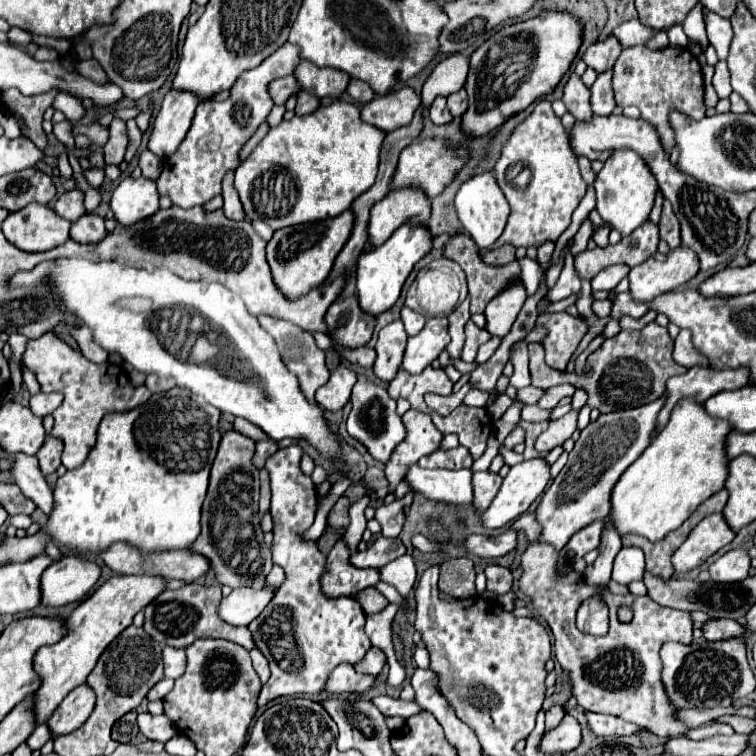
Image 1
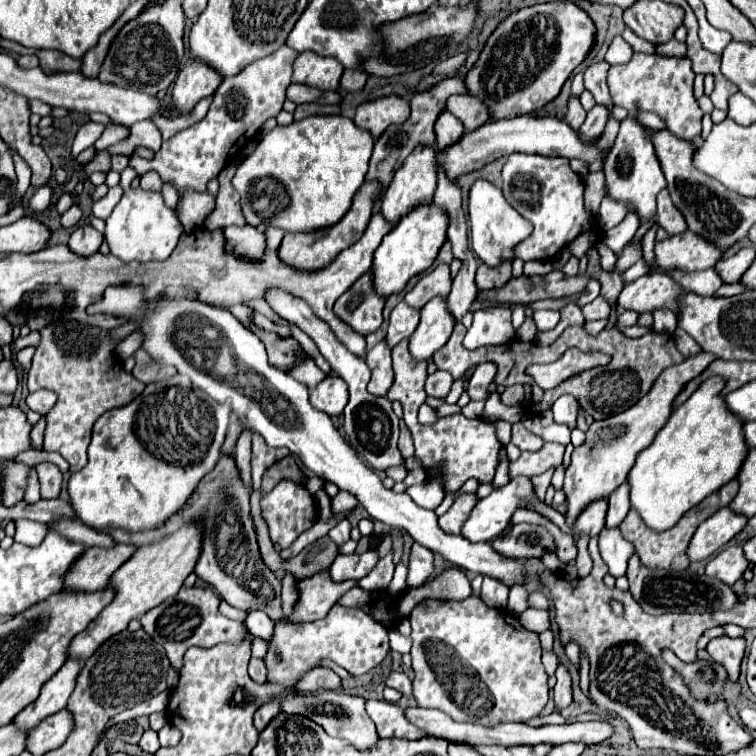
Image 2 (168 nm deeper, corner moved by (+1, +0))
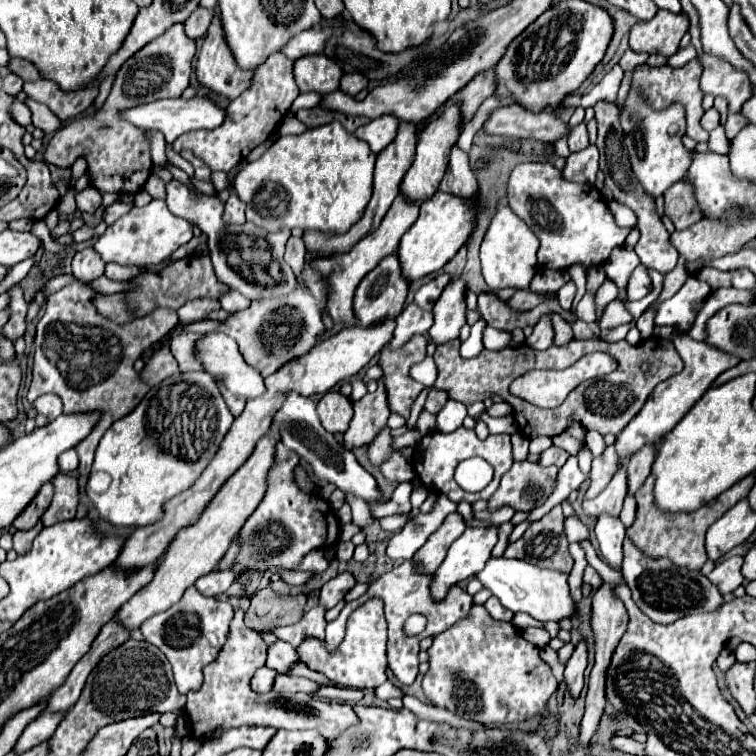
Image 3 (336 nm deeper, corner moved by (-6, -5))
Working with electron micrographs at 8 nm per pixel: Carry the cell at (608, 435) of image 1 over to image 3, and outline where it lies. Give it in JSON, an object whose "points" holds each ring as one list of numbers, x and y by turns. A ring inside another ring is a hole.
{"points":[[677,335,673,339,673,345,677,349,677,353,681,355,685,367,679,375,671,377,671,381,659,385,659,389,655,389,655,393,651,393,651,397,647,399,647,403,643,405,641,413,627,425,627,429,623,429,623,433,619,433,617,437,617,453,621,457,621,465,629,461,629,457,633,453,637,453,645,443,657,443,661,441,661,437,671,431,671,427,699,401,699,397,711,387,711,383,729,367,735,367,741,359,735,355,729,355,709,343,701,343,701,341,691,341,687,335]]}

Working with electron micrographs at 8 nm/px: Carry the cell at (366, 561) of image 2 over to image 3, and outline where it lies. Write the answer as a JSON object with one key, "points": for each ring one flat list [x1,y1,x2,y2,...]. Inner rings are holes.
{"points":[[339,573,337,577,333,577,331,581,327,581,323,587,321,587,321,593,319,593,319,605,325,607,325,609,331,609,335,607,339,601,343,601,345,593,355,585,355,579,351,573]]}

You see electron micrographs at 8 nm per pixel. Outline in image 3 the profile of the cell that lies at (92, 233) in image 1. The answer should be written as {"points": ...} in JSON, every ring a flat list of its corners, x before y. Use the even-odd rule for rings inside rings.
{"points":[[87,247,87,249,81,249,75,253,75,257,71,261,71,269,73,269,73,277,87,285,105,273,105,263,99,257,99,253,95,253,91,247]]}

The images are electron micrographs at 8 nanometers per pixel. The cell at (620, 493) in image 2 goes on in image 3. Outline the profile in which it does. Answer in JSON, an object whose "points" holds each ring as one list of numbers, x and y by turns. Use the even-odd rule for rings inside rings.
{"points":[[643,445,639,449,639,453,635,453,635,457,629,459,629,463,627,463,629,493,635,493,639,489,639,485,649,477,651,465,657,457,657,451,659,451,659,447,655,447,655,445]]}

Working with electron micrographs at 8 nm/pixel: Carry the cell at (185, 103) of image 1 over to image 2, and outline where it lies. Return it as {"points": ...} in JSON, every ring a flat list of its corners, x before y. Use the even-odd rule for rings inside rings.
{"points":[[188,60,184,70,176,78,172,90,172,108,180,114,192,112,202,98,216,92,220,82,222,76,218,76,218,72,212,72,212,68,208,68,206,64,192,64,192,60]]}

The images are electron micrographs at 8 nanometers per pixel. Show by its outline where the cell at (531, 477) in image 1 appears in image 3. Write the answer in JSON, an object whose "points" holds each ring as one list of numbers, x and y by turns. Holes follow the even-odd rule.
{"points":[[465,529,465,533,449,547,445,561,433,573,429,585,433,601,443,601,453,585,475,577,491,557,495,543,495,529]]}

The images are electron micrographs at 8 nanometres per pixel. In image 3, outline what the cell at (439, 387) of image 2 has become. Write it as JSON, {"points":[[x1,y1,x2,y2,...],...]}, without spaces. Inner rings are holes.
{"points":[[431,389,431,393,429,393,429,397,427,397,427,403,425,403,425,411,429,411,429,413,439,413,439,409,447,403,447,393,445,391,437,391,437,389]]}

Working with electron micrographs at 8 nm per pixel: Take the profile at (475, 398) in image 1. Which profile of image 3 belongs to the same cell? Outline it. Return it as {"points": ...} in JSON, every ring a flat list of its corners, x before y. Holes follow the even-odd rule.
{"points":[[421,411,419,419,417,419,417,431,421,435,427,435,427,433,435,431,435,415,431,415,429,411]]}

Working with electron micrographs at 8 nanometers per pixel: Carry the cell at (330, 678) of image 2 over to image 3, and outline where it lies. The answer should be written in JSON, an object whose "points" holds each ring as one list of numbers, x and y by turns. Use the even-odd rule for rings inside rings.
{"points":[[277,675,273,683,273,691,277,693,313,693,317,689,315,681,309,681,305,677,295,677,295,675]]}

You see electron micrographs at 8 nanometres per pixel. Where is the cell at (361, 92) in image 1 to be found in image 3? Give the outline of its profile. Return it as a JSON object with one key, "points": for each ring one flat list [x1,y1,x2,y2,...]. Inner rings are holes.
{"points":[[345,73,343,79,341,79,339,89,341,89,343,93,349,93,349,95,353,97,353,95,357,95,361,89,365,89,367,83,369,83,367,77,361,75,361,73]]}

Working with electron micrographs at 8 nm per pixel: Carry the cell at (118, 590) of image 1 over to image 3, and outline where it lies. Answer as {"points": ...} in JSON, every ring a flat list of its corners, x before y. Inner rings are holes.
{"points":[[269,429,267,435,259,439,255,445,251,457,235,471,225,485,219,489,219,493,213,497,209,507,201,513,199,521,175,537,175,541,169,545,167,553,161,557,161,563,155,571,155,577,149,585,145,585,141,591,137,591,117,613,119,621,127,629,139,629,139,625,149,619,151,615,159,611,167,611,171,605,175,605,187,587,195,585,195,581,215,569,215,565,221,561,221,557,227,553,231,541,247,521,247,517,257,509,261,503,265,491,267,491,267,475,275,463,275,445,279,441,279,431]]}

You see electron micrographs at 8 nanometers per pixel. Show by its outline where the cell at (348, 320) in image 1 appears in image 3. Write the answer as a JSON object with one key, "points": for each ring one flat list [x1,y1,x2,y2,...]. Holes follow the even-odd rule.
{"points":[[391,253,387,255,373,271,369,271,363,281,359,283,357,291,355,291,355,299,353,299,353,311,355,311,355,317,359,319,359,323,363,327,369,327,369,325,377,325,385,319,393,319,401,313,403,309,403,301,407,297,407,289,409,289,409,283,407,279,403,277,401,273,401,265,399,265,399,257,397,253]]}

